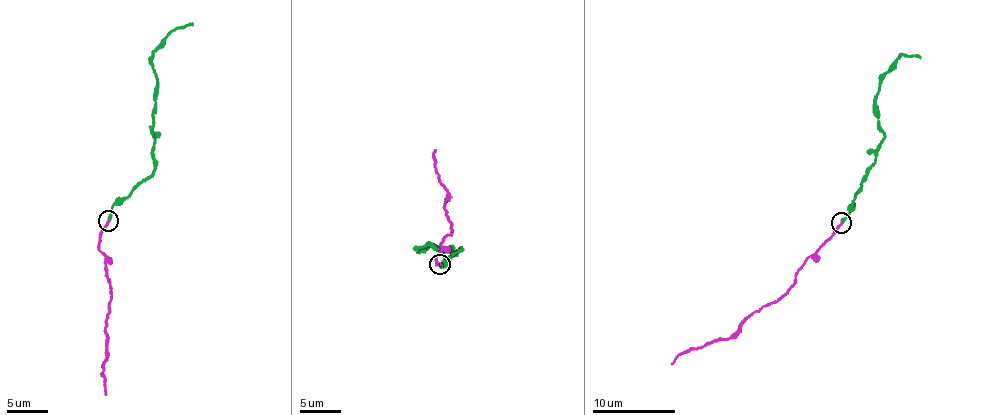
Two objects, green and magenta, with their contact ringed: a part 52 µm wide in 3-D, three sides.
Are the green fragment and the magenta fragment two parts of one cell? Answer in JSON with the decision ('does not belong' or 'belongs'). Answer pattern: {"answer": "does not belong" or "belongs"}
{"answer": "does not belong"}

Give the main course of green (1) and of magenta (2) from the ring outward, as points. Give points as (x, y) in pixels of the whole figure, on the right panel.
1: (842, 223), (884, 136), (874, 102), (882, 75), (903, 54), (920, 59)
2: (842, 223), (810, 257), (787, 293), (751, 314), (726, 338), (684, 352), (672, 364)

